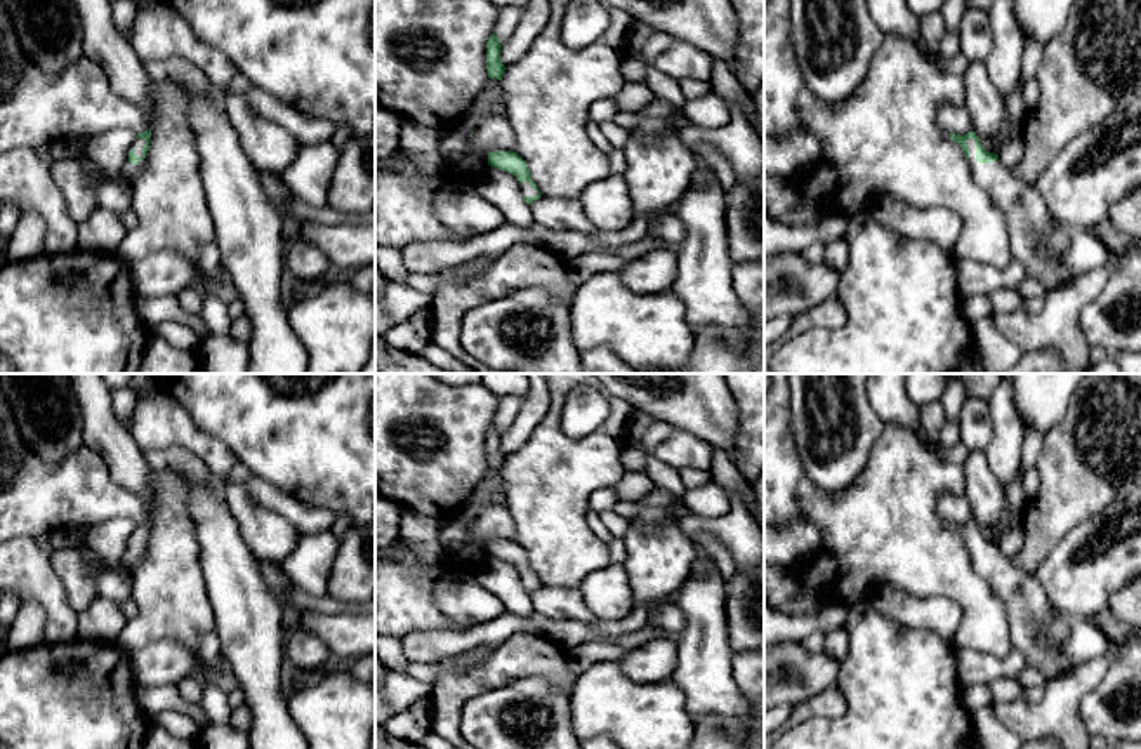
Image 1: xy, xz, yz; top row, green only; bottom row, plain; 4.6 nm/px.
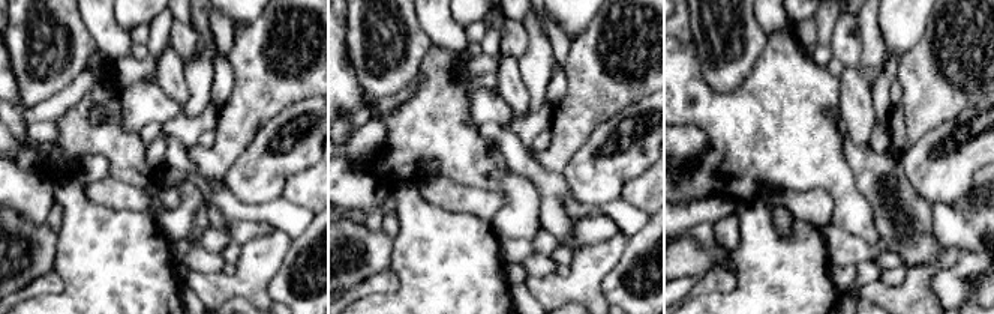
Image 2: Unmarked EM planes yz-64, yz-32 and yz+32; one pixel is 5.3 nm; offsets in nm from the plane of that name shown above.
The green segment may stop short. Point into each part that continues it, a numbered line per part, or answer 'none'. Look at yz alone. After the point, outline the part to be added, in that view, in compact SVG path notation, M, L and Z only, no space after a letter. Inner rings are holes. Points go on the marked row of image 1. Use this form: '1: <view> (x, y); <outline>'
1: yz (1037, 240); M967 139L966 144L976 184L997 198L1006 219L1012 259L1019 261L1026 276L1039 280L1045 292L1066 285L1073 271L1059 257L1072 243L1072 229L1052 217L1037 184L1026 184L999 160L979 163L976 141Z

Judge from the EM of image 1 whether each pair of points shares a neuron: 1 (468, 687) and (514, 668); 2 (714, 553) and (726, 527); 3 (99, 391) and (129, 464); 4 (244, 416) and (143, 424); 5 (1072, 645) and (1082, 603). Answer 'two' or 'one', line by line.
1: one
2: two
3: one
4: two
5: two

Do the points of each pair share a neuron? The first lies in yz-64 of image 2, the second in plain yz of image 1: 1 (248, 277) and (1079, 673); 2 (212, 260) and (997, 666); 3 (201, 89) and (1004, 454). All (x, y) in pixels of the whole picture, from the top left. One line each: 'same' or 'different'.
1: same
2: different
3: same

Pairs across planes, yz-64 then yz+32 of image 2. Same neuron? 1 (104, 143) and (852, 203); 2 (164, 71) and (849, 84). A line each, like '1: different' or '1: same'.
1: same
2: same

